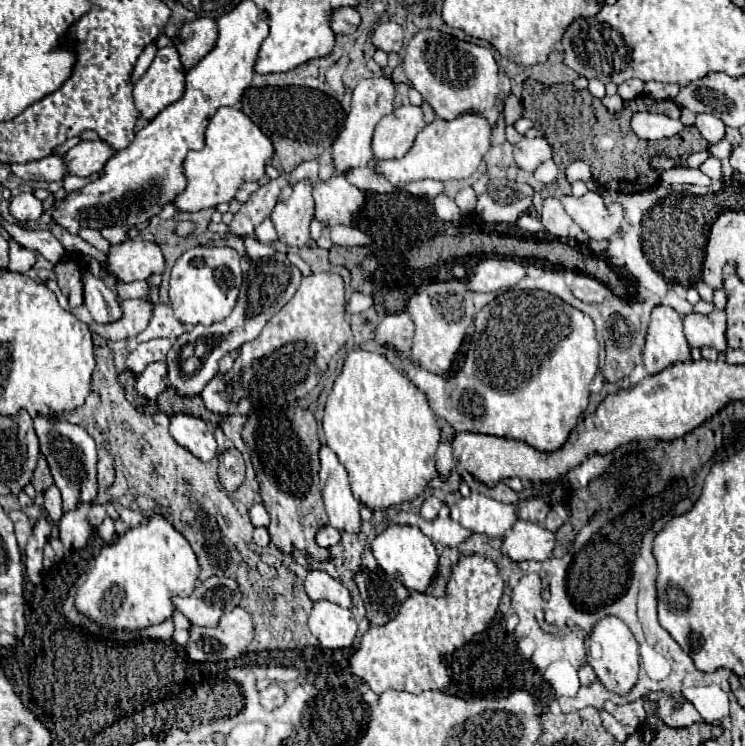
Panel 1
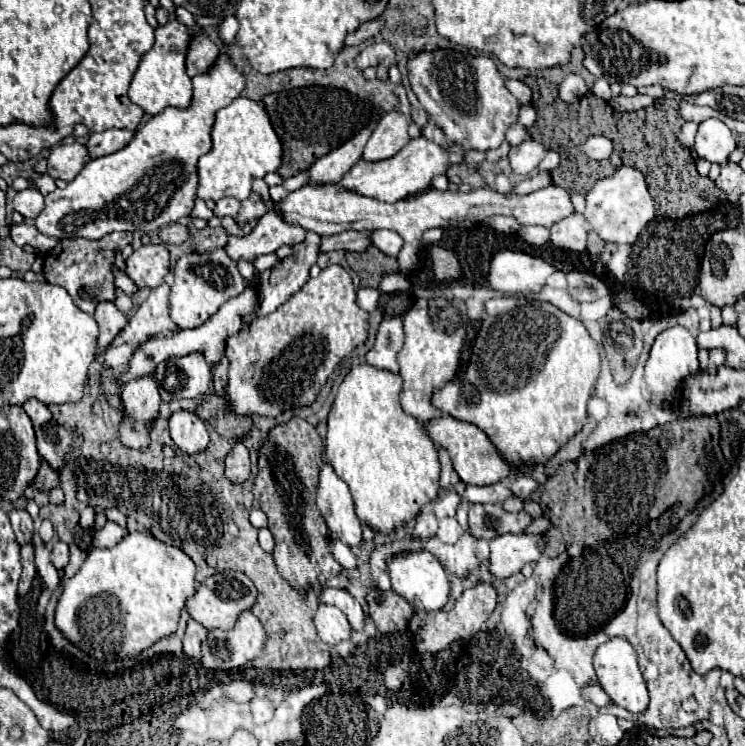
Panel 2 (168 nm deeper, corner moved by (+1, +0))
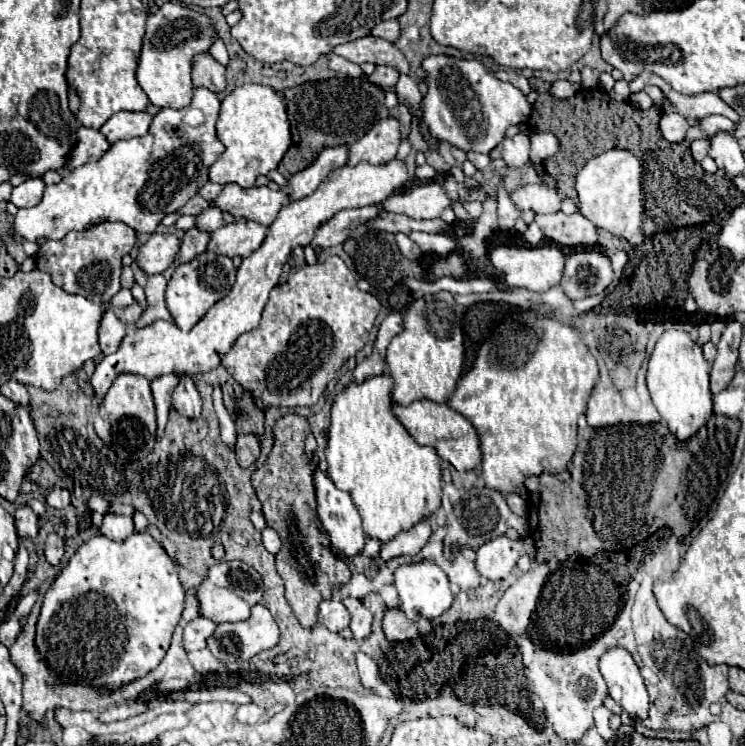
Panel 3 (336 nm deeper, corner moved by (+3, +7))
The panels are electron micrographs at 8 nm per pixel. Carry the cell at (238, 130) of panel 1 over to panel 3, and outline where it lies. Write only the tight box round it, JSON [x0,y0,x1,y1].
[208,85,290,187]

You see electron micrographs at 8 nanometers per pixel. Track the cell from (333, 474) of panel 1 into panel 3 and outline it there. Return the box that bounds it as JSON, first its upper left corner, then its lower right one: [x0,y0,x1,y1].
[314,469,364,557]

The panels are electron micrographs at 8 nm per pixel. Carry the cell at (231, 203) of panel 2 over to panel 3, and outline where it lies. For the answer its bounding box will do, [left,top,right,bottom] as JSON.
[178,195,214,215]

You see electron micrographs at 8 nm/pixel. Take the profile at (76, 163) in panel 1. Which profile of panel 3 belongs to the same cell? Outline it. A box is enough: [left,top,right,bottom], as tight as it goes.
[100,111,152,143]

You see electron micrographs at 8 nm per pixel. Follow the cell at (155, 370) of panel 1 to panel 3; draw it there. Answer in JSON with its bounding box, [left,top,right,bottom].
[94,375,156,461]

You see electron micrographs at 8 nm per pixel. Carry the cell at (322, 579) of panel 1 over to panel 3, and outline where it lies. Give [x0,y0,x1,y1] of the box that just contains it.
[342,597,372,639]

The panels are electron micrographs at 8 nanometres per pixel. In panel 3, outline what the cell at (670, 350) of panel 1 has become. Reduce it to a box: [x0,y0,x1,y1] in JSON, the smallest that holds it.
[646,329,712,441]

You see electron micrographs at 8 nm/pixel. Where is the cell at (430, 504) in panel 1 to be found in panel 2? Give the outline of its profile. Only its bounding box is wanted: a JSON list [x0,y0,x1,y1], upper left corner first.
[412,510,438,540]

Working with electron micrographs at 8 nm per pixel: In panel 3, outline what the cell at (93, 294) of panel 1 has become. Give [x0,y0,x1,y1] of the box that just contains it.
[98,309,126,355]

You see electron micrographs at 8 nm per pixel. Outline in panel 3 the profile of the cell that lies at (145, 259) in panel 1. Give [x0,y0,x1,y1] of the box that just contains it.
[136,233,180,275]

